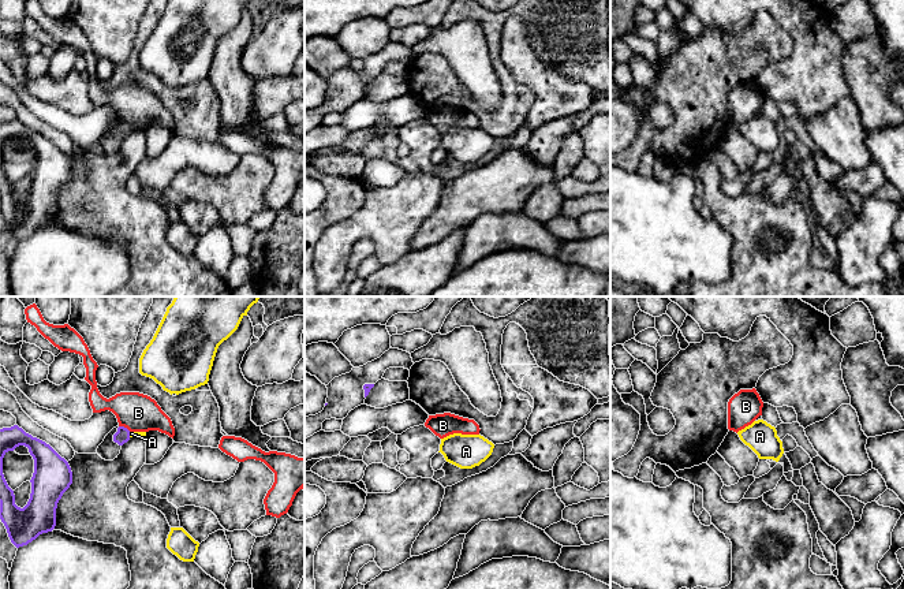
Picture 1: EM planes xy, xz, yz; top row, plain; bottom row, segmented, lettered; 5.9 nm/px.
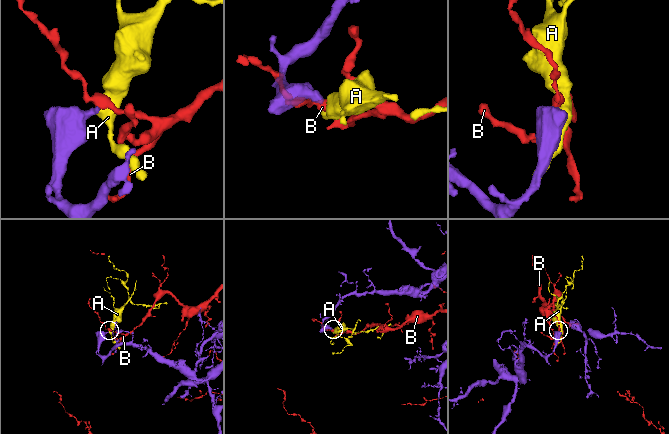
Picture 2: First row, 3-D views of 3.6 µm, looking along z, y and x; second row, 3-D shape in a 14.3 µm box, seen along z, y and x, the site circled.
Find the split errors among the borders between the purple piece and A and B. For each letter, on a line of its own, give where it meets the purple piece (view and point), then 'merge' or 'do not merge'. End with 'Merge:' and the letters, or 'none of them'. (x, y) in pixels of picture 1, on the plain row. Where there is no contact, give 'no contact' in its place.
A: xy (129, 129) | merge
B: xy (123, 120) | do not merge
Merge: A

